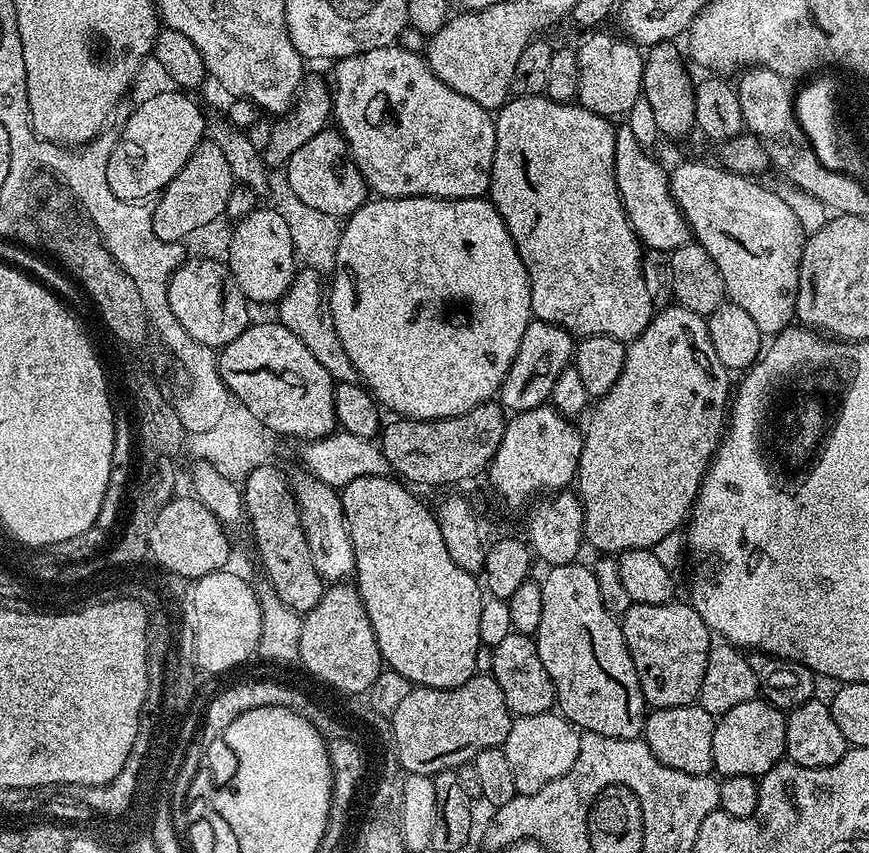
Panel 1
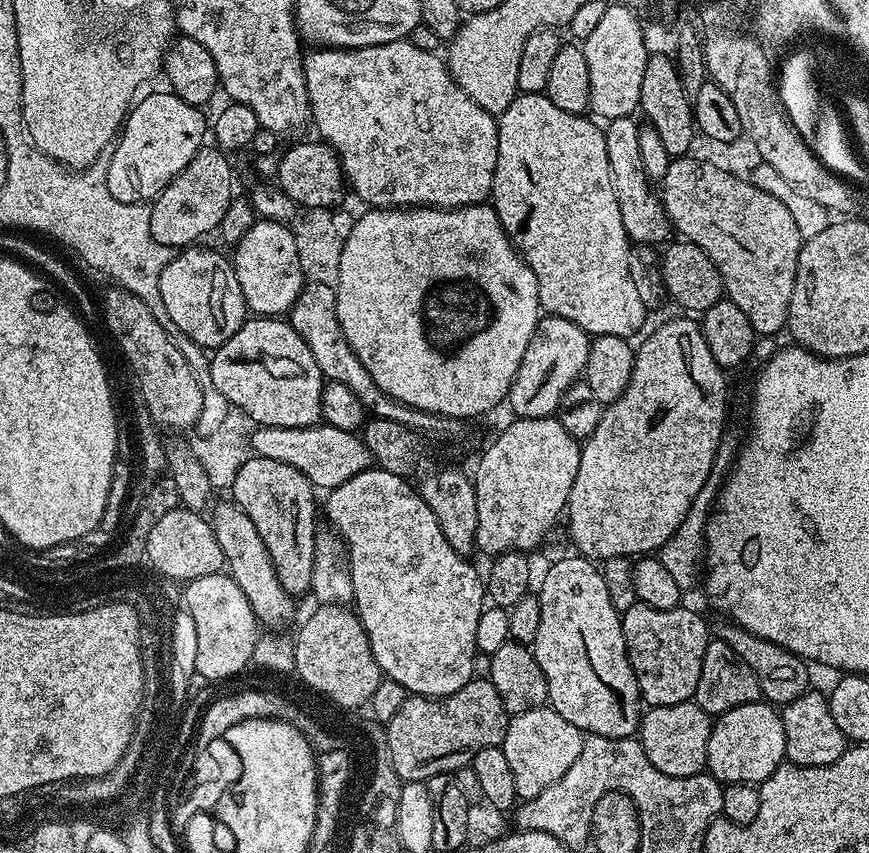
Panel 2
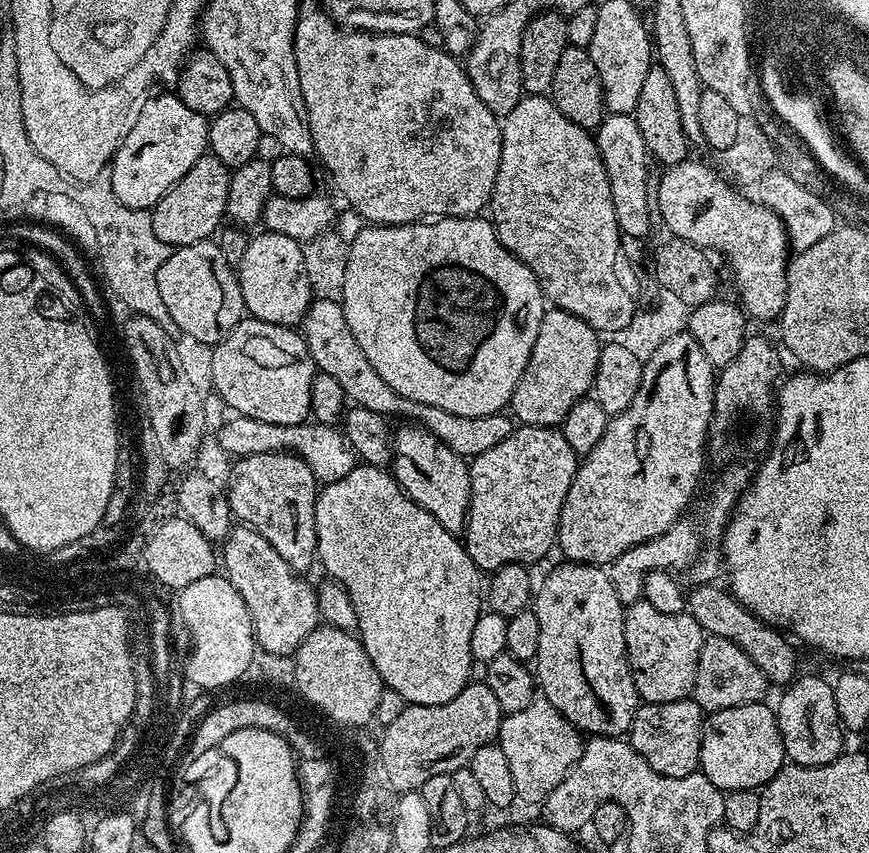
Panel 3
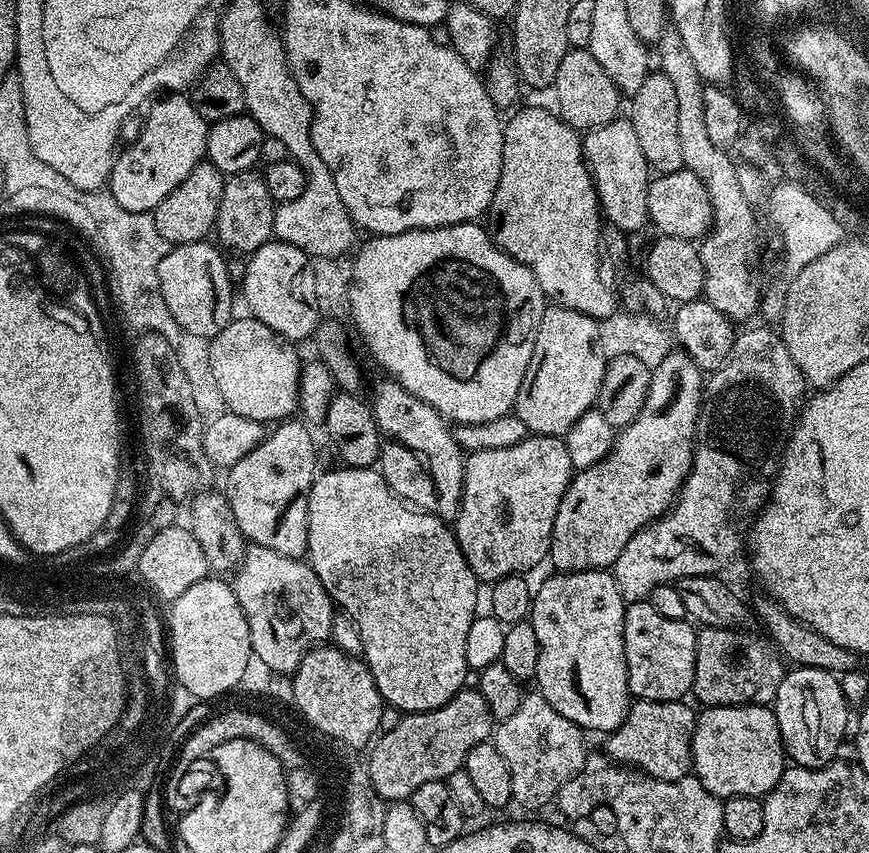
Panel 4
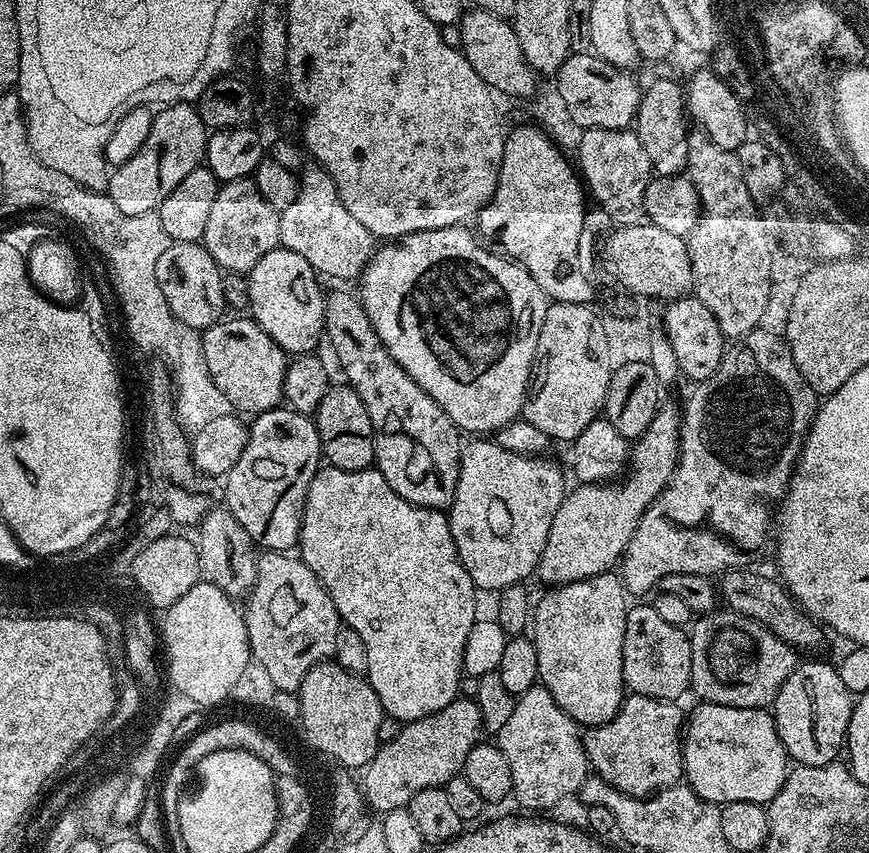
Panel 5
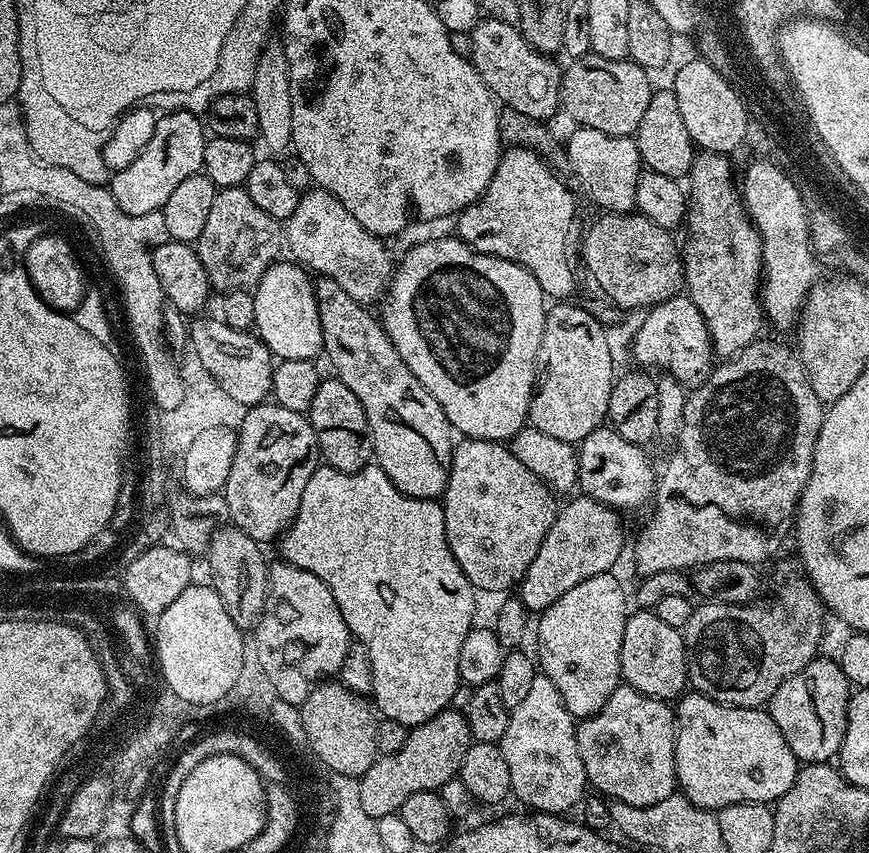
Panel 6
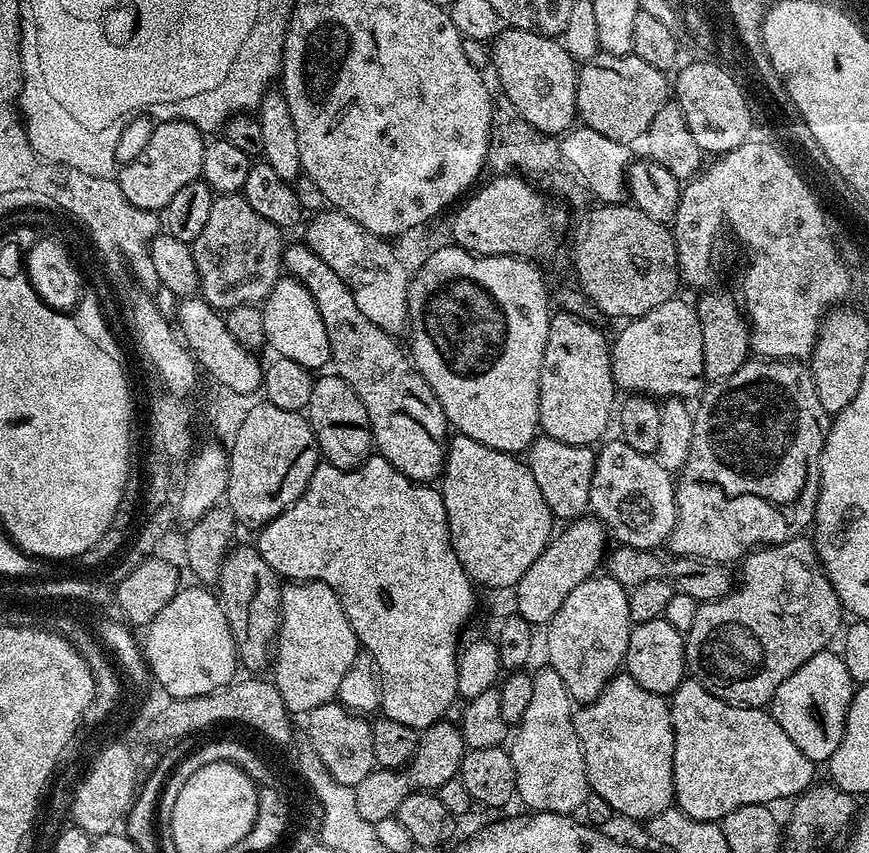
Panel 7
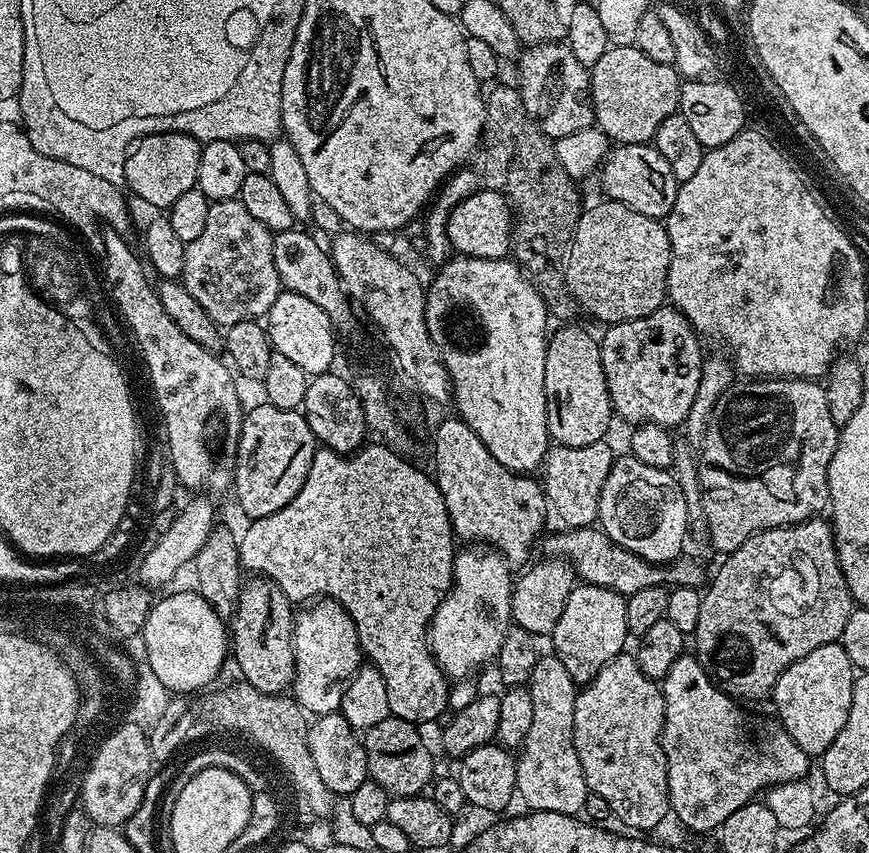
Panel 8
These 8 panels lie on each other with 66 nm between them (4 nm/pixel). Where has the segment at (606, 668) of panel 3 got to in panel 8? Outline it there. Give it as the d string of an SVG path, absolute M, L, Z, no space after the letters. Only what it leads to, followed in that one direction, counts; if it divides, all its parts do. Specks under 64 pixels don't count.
M581 583L573 587L570 598L566 598L566 606L562 610L562 618L558 618L558 626L550 634L552 640L551 651L560 659L562 666L566 666L570 678L578 686L588 684L614 657L625 651L624 643L630 640L630 633L626 626L626 599L623 595L612 589L604 589L602 586Z

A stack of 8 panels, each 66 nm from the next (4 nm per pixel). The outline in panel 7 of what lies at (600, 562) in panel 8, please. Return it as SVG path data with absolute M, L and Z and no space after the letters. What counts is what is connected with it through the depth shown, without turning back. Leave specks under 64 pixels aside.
M624 545L615 547L613 553L609 553L609 556L606 560L606 568L608 564L607 571L609 575L613 576L619 584L631 590L634 585L641 585L642 582L650 580L661 580L669 579L673 582L673 589L680 593L687 594L694 598L698 604L708 603L710 601L719 600L720 598L726 596L731 592L734 586L734 580L732 584L732 574L729 571L730 568L727 565L717 564L715 561L704 561L694 559L692 557L669 557L668 560L660 558L652 550L645 550L641 548L630 548Z

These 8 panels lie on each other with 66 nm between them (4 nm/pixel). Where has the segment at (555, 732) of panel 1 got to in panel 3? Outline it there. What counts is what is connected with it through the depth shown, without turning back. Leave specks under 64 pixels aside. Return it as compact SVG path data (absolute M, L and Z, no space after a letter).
M543 698L533 699L526 710L507 713L501 719L498 743L502 754L506 754L506 759L510 761L517 801L525 800L536 805L547 800L554 786L570 774L585 745L580 729L575 728L552 703Z

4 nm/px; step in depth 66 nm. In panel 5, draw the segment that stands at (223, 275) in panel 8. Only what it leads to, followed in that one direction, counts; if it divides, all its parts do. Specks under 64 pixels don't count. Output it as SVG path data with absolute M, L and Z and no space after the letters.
M243 176L237 180L225 180L220 184L218 194L214 194L214 202L210 206L210 214L206 218L203 246L214 258L221 272L229 274L239 272L247 274L252 267L270 250L281 247L279 240L280 213L262 194L258 194L255 179Z

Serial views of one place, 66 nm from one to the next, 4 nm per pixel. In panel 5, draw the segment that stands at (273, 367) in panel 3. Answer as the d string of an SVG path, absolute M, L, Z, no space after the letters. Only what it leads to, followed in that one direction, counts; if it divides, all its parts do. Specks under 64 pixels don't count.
M221 319L219 324L212 324L202 332L201 346L209 377L237 413L269 412L283 401L289 357L278 346L278 342L270 338L270 334L257 326L255 320L228 319Z

